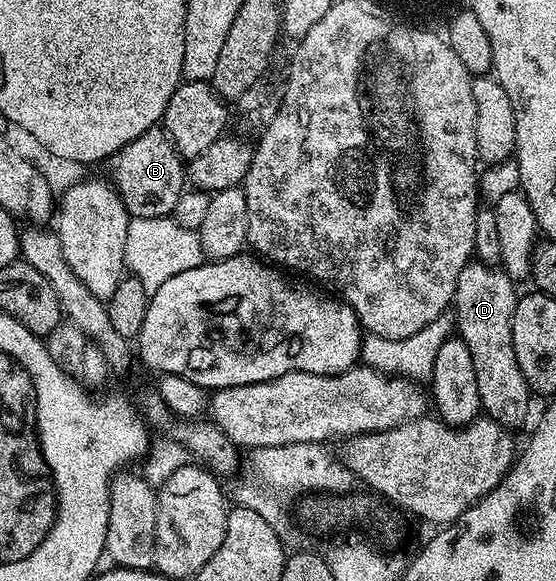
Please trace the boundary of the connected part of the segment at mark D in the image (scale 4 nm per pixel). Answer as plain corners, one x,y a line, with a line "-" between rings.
478,261
469,262
465,269
461,269
453,300
453,323
458,338
469,345
469,357
473,357
480,408
486,418
497,421
502,427
515,429
531,407
533,392
521,373
521,365
517,365
517,353
513,353
511,318
515,312
517,290
510,277
499,269

